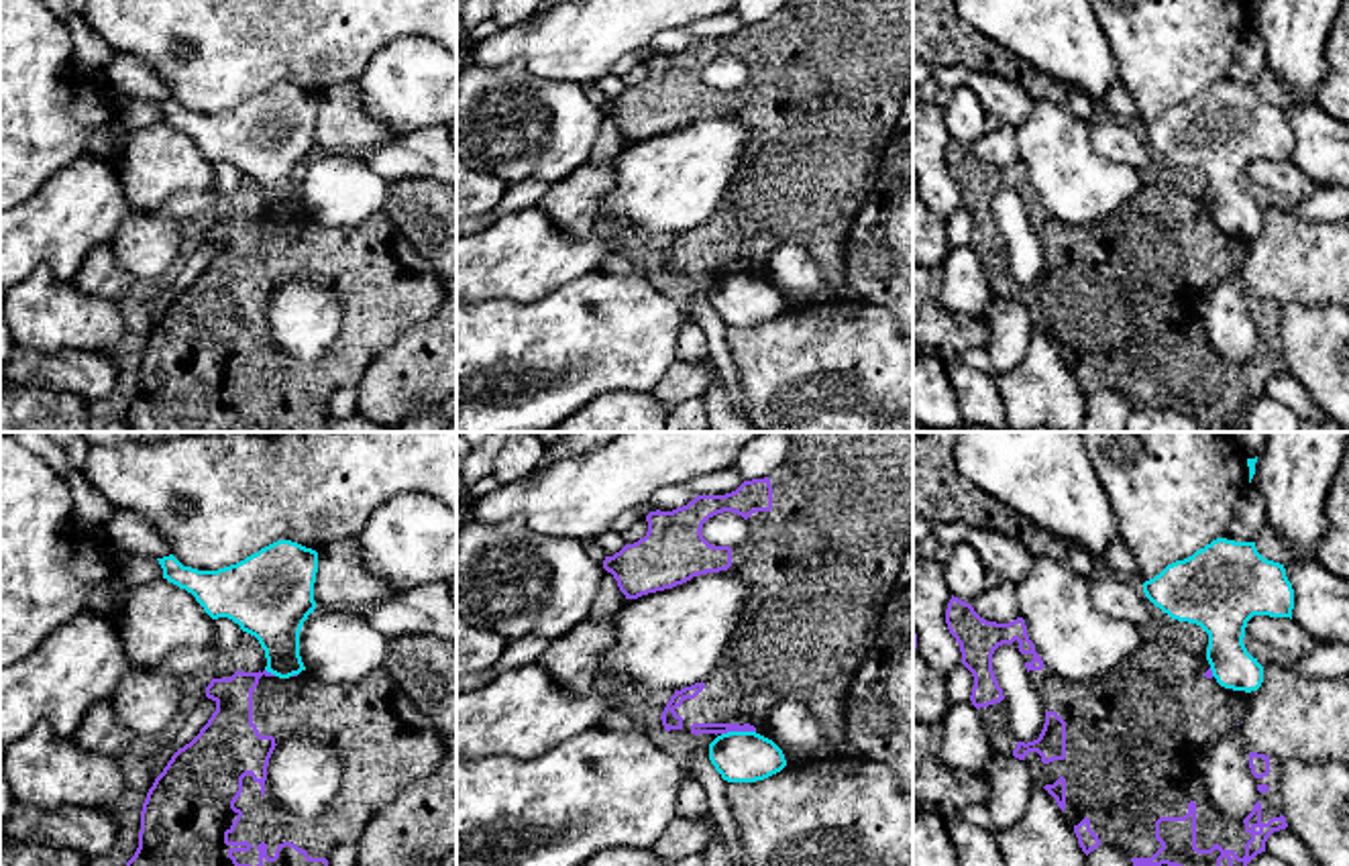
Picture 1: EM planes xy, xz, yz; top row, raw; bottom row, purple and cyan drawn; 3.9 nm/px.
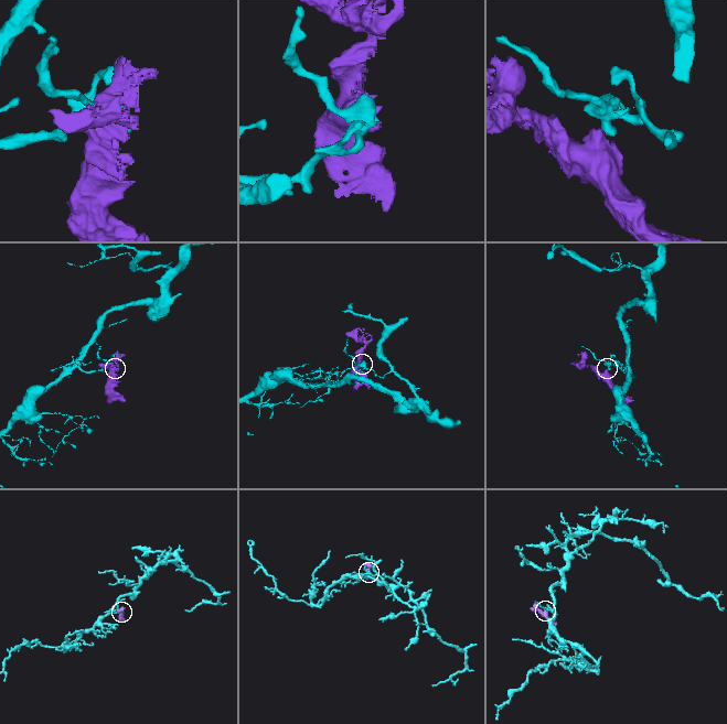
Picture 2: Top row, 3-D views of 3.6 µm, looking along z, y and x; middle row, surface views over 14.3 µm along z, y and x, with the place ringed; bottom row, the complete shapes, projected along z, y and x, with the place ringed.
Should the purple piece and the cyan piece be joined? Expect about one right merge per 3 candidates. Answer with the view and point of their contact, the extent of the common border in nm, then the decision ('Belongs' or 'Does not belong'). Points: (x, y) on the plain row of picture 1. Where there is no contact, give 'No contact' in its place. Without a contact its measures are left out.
Touches purple at xz (738, 274). Shared border 140 nm. Does not belong

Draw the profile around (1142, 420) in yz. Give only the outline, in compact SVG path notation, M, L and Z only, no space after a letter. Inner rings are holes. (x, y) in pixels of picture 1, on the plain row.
M1135 410L1125 432L1206 432L1194 418L1176 410Z

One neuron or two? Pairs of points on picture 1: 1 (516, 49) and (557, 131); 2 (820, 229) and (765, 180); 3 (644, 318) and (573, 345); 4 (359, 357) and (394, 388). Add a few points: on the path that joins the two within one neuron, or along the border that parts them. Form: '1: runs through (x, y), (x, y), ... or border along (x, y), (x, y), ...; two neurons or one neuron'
1: border along (477, 62), (520, 62), (534, 76), (567, 82); two neurons
2: runs through (805, 214), (779, 192); one neuron
3: runs through (626, 329), (600, 333), (591, 339); one neuron
4: border along (404, 333), (355, 384); two neurons

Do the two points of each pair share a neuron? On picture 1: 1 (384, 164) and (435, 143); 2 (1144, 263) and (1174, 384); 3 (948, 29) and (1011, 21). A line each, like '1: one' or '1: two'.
1: one
2: one
3: two

